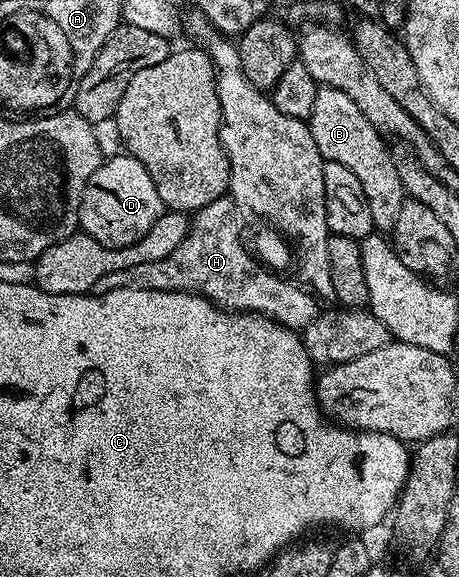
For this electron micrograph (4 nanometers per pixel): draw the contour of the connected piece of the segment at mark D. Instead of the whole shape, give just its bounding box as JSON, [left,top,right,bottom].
[78,153,164,247]

